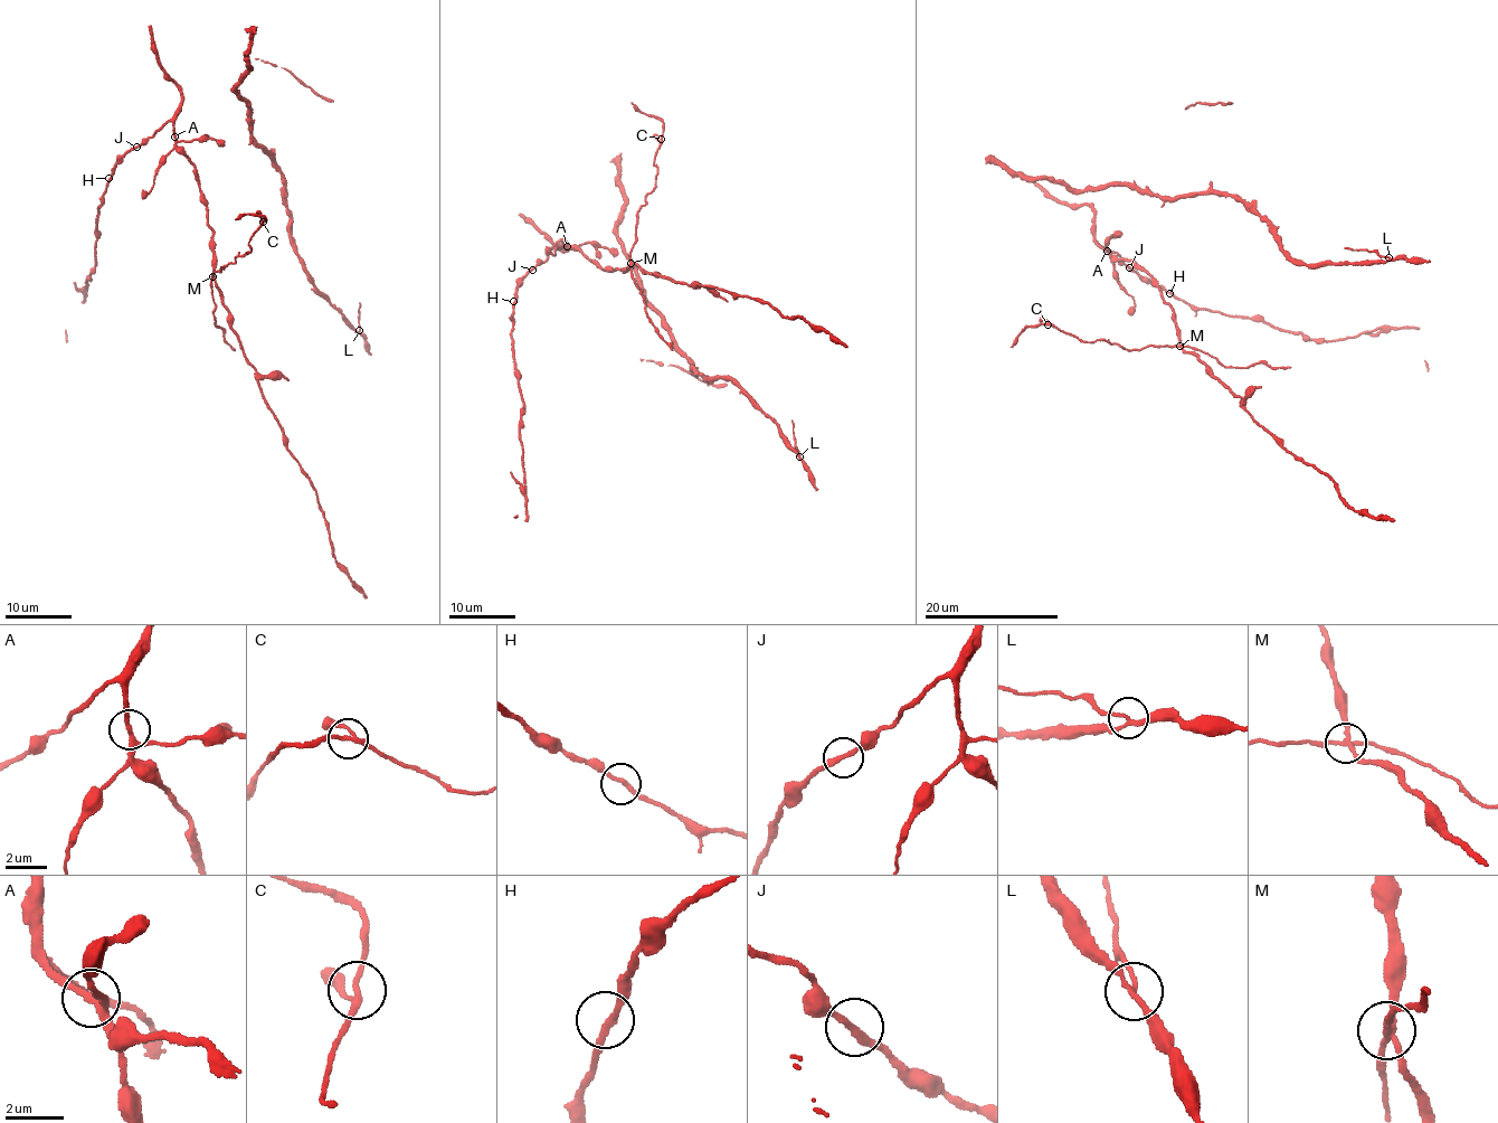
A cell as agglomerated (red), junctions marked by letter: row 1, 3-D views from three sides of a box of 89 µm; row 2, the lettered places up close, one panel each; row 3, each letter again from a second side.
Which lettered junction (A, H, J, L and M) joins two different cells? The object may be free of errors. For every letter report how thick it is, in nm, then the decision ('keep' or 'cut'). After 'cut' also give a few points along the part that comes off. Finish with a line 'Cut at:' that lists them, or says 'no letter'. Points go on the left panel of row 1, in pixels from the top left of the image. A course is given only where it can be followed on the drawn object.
A: 200 nm | keep
H: 220 nm | keep
J: 240 nm | keep
L: 150 nm | keep
M: 200 nm | cut | (211, 275), (224, 264), (249, 252), (250, 236), (265, 219), (246, 214), (236, 219)
Cut at: M

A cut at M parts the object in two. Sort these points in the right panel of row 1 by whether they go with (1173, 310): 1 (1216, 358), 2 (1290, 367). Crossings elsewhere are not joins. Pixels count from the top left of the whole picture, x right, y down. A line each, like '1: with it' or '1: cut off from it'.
1: cut off from it
2: cut off from it

